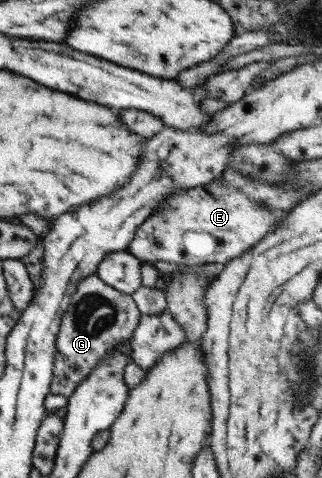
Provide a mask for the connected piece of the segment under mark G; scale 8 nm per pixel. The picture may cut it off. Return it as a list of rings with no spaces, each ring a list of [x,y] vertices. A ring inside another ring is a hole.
[[[95,274],[81,278],[70,294],[68,306],[61,314],[59,329],[55,340],[55,353],[53,356],[52,378],[49,384],[49,393],[57,396],[64,396],[66,399],[74,387],[85,379],[85,376],[105,359],[109,352],[116,348],[118,343],[125,343],[130,340],[133,330],[139,321],[139,310],[130,295],[124,295],[114,288],[107,286]]]

